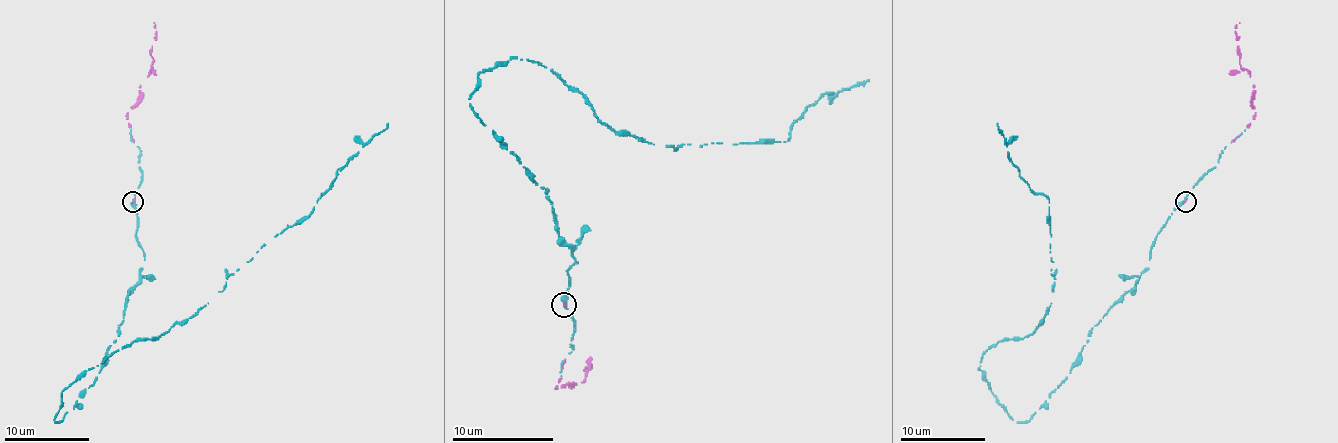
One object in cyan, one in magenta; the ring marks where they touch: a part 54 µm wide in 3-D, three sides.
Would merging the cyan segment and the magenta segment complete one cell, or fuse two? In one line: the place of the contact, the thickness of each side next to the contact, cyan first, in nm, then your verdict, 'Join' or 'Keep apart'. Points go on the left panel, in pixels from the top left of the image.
Place: (133, 201). Thickness 400 nm (cyan) against 150 nm. Join

